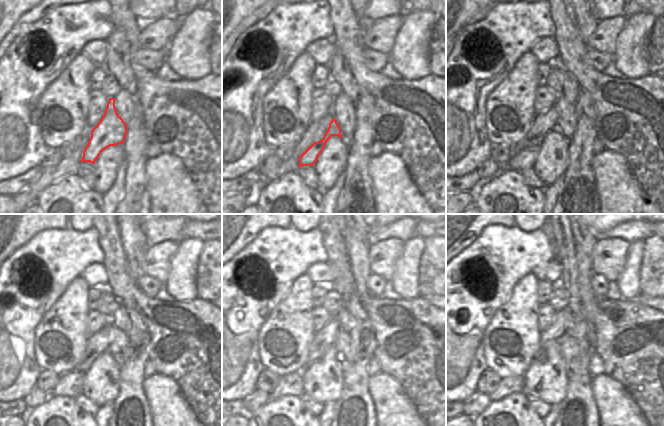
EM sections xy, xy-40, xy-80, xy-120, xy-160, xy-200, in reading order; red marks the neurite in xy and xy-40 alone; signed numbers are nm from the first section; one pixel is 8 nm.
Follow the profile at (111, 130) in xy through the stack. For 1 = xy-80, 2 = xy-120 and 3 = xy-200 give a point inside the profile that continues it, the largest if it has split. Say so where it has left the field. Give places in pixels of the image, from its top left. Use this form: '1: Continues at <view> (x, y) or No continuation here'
1: Continues at xy-80 (525, 159)
2: Continues at xy-120 (70, 384)
3: Continues at xy-200 (512, 384).

